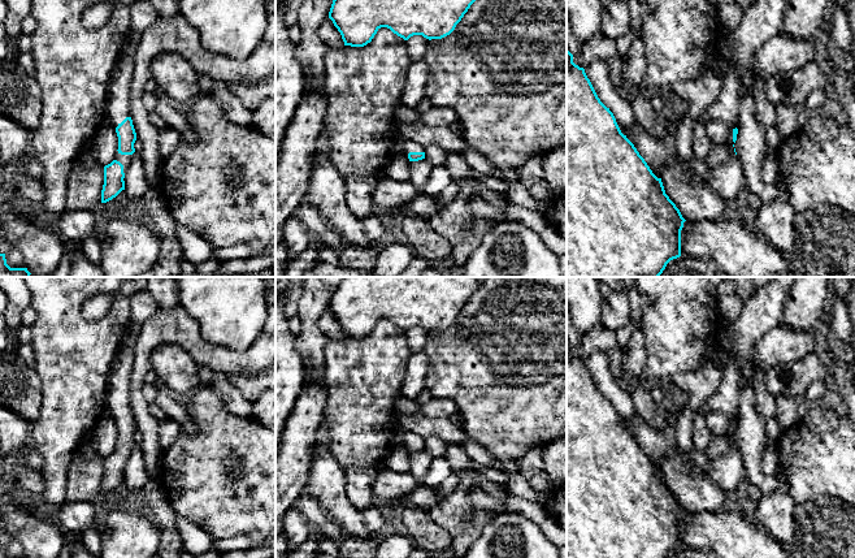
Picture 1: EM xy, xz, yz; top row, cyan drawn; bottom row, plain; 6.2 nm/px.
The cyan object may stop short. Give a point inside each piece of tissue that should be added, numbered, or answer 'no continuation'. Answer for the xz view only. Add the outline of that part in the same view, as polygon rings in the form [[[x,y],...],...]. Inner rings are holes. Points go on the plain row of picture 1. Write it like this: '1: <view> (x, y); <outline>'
1: xz (408, 437); [[[403,432],[399,433],[398,437],[400,437],[404,441],[404,446],[407,450],[409,444],[425,444],[425,438],[413,432]]]

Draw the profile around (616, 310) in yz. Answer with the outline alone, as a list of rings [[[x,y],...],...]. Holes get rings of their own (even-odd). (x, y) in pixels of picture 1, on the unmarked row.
[[[611,291],[602,302],[600,323],[609,330],[617,332],[626,326],[630,319],[630,300],[628,291]]]

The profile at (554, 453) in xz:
[[[556,438],[542,447],[543,471],[551,481],[567,481],[567,438]]]

